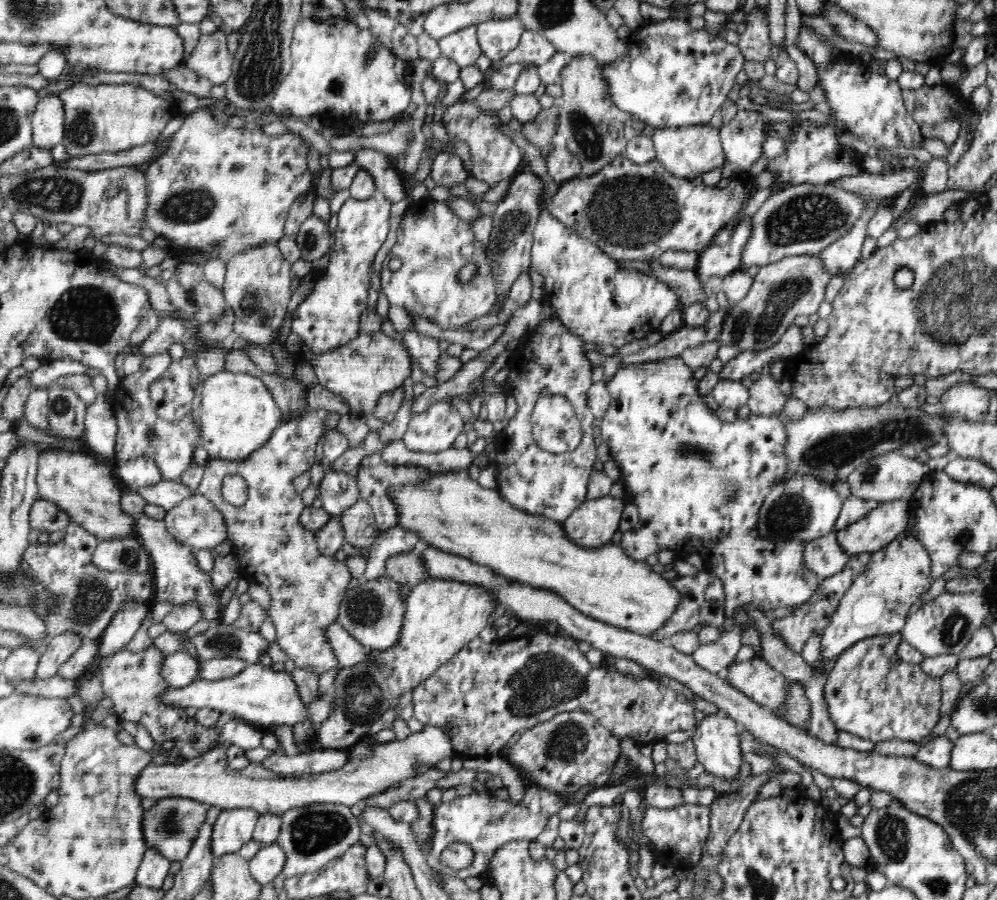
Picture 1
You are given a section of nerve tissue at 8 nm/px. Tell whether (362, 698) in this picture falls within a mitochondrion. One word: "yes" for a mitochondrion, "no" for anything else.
yes

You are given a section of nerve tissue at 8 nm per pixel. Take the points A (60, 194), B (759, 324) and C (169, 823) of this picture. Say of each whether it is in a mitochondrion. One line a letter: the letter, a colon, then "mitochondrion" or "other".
A: mitochondrion
B: mitochondrion
C: mitochondrion

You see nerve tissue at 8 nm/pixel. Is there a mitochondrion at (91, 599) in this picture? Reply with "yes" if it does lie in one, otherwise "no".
yes

